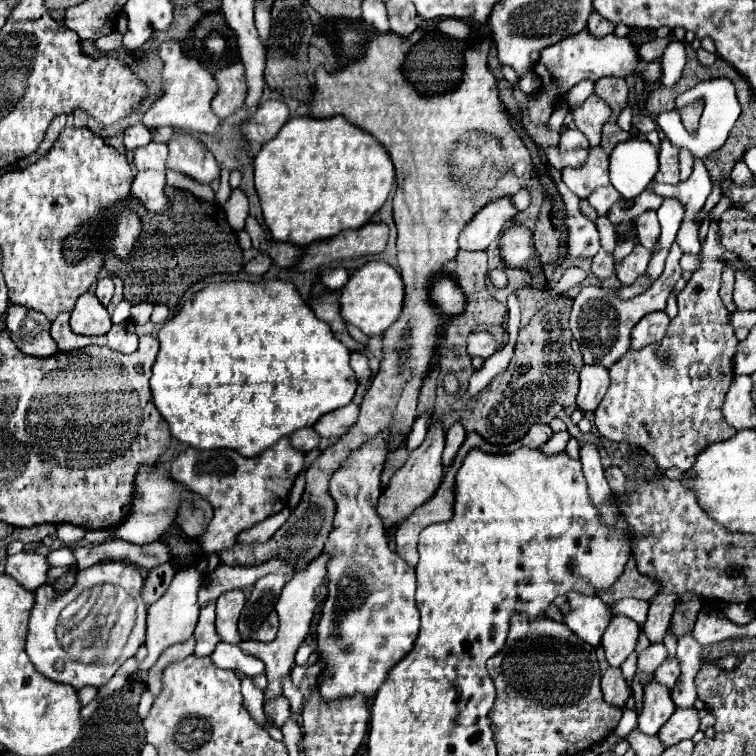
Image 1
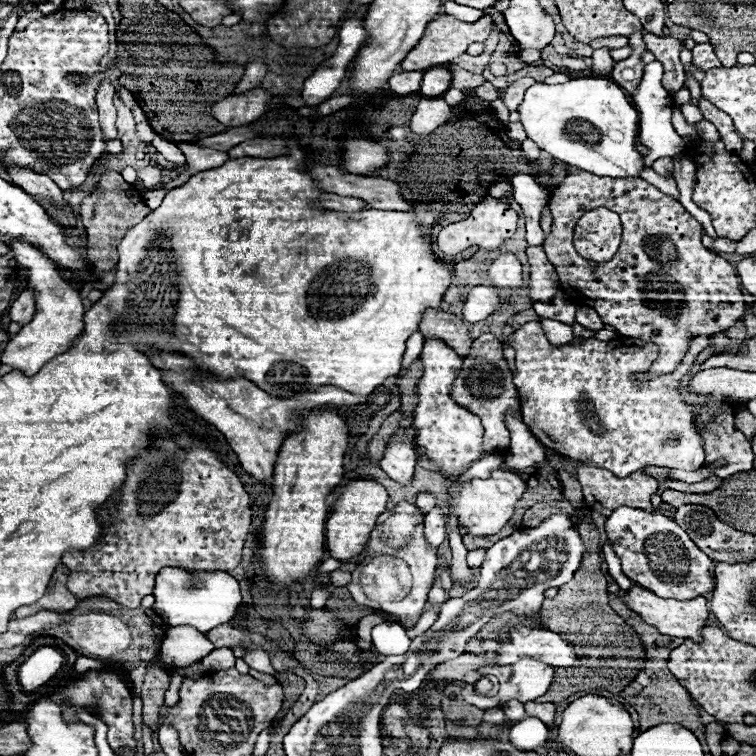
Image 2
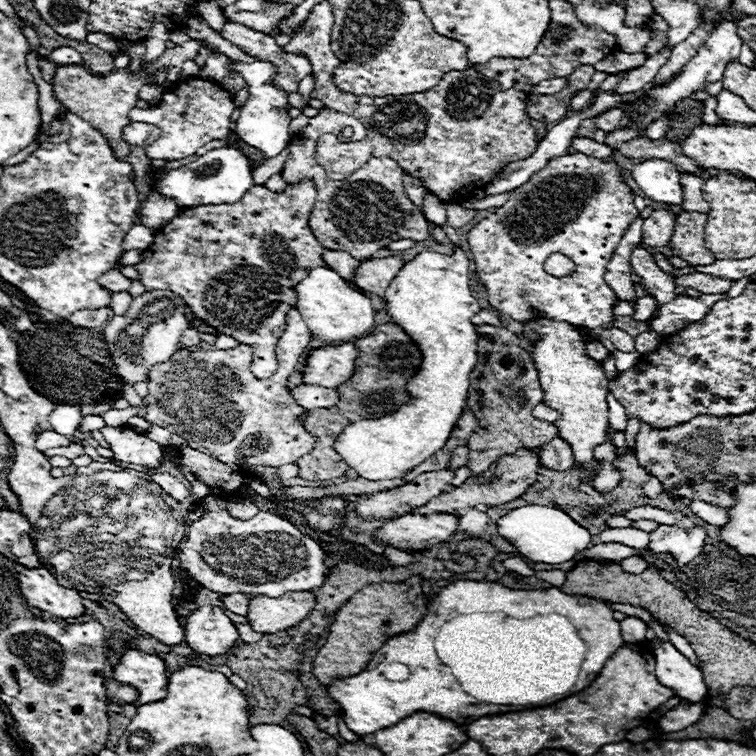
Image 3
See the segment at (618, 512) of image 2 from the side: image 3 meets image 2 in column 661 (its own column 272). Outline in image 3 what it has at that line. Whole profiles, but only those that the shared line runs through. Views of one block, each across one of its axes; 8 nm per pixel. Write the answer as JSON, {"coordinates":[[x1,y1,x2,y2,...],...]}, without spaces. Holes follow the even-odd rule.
{"coordinates":[[206,510,202,518,190,524,190,530,182,546,182,552,178,554,178,560,180,560,180,568,186,570,192,576,192,580,196,580,204,588,218,594,242,592,248,596,258,596,258,594,280,596,284,592,314,590,324,584,326,574,330,572,330,568,326,566,326,552,316,540,302,534,288,520,262,510,250,520,238,520,230,516,228,510,214,510,214,512]]}

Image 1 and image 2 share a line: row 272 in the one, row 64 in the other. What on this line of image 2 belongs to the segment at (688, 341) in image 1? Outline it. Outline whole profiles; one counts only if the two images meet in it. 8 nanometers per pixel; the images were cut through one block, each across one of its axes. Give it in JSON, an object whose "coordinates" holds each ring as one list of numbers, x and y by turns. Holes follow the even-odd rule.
{"coordinates":[[696,44,692,48,692,64,696,68,700,68,702,72,706,72,710,68,720,68,722,66,720,60,716,58,716,54,714,54,712,44]]}

